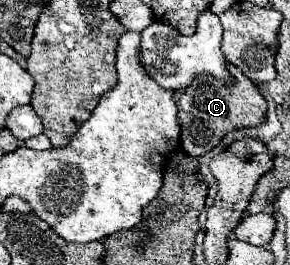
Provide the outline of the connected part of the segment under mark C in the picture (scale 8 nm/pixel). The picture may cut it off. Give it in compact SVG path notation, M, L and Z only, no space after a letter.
M227 64L227 70L233 78L233 84L225 84L223 80L211 76L211 74L201 74L199 78L193 80L193 84L189 88L185 88L183 92L187 94L185 98L177 92L177 108L179 108L179 126L181 126L181 148L189 154L189 156L201 156L205 152L209 152L213 146L217 146L221 142L221 138L235 130L235 128L243 128L243 126L255 126L263 120L265 112L267 112L267 102L265 98L259 94L257 86L243 76L243 72L233 66Z

